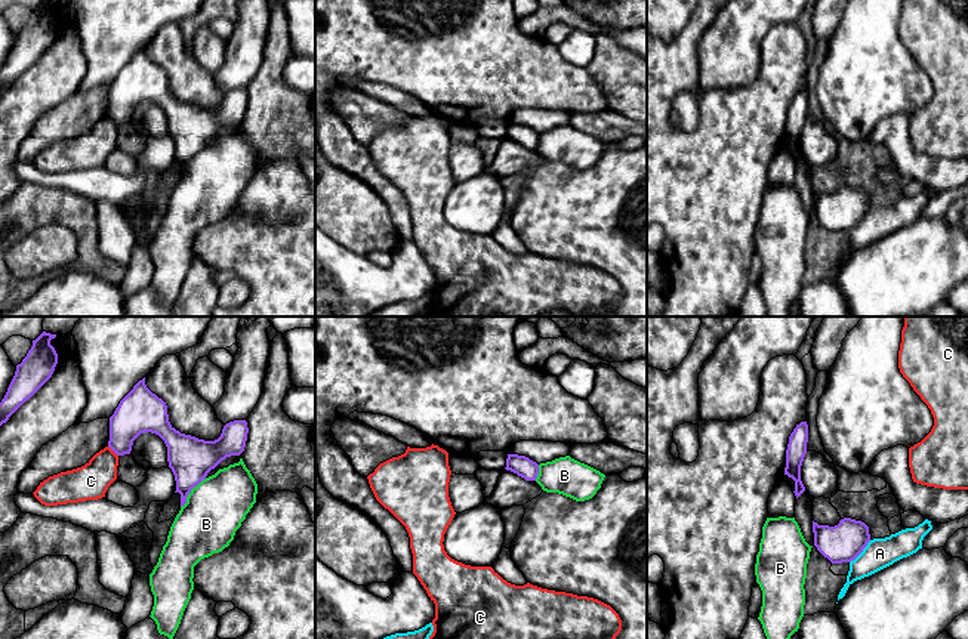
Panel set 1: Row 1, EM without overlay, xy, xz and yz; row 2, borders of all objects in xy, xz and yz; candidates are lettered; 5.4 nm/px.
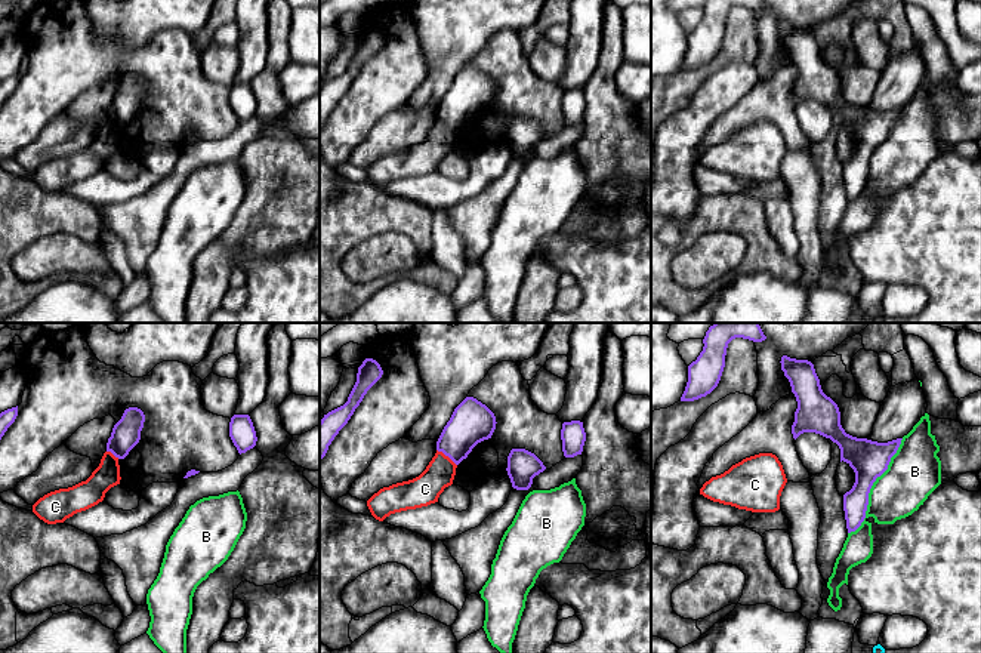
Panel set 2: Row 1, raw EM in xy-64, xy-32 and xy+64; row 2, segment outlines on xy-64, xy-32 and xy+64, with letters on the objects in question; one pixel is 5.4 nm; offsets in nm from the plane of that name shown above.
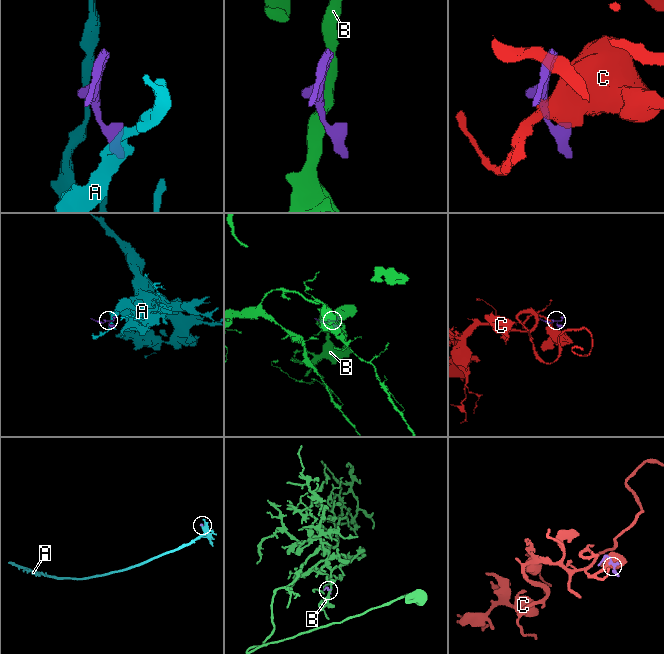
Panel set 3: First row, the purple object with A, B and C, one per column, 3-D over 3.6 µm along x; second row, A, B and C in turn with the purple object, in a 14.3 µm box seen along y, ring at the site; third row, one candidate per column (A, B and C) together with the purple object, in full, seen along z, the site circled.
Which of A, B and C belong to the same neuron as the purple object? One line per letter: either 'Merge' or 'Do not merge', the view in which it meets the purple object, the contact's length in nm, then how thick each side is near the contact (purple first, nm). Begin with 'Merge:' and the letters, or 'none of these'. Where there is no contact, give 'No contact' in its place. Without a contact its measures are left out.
Merge: none of these
A: Do not merge. Touches purple in yz. Shared border 170 nm. Thickness 200 nm (purple) against 160 nm
B: Do not merge. Touches purple in xy. Shared border 220 nm. Thickness 240 nm (purple) against 320 nm
C: Do not merge. Touches purple in xy. Shared border 80 nm. Thickness 220 nm (purple) against 190 nm

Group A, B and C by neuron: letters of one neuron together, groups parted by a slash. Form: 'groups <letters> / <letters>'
groups A / B / C

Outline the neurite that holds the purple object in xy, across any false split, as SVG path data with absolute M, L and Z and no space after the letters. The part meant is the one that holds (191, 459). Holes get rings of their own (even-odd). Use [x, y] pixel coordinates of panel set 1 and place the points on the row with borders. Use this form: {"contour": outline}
{"contour": "M144 377L110 417L108 447L117 456L130 454L133 441L145 432L155 433L164 441L169 467L176 481L175 494L160 512L160 524L176 515L191 490L203 479L240 462L249 427L246 420L229 422L215 441L181 433L169 422L166 402L147 388Z"}

